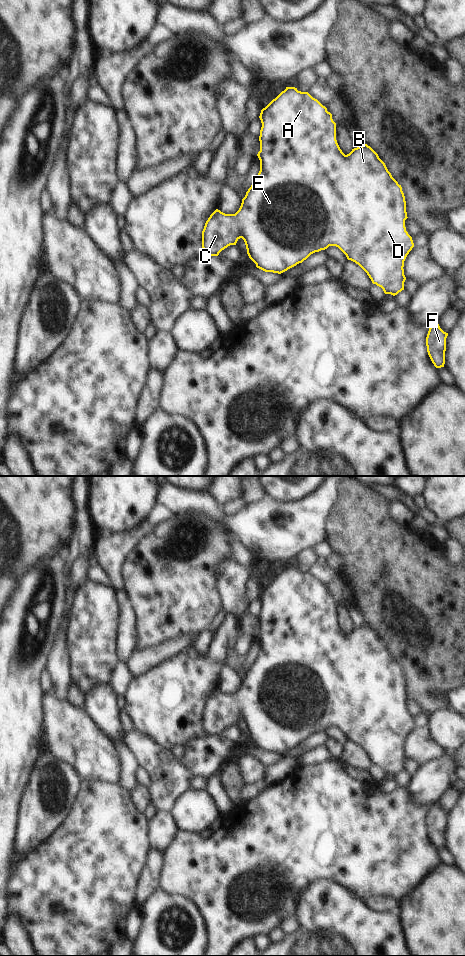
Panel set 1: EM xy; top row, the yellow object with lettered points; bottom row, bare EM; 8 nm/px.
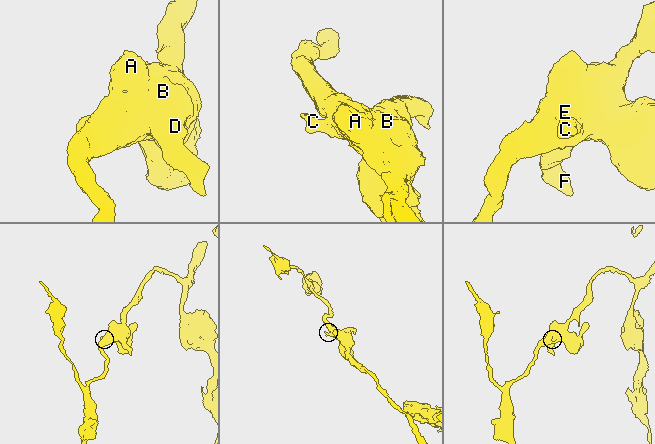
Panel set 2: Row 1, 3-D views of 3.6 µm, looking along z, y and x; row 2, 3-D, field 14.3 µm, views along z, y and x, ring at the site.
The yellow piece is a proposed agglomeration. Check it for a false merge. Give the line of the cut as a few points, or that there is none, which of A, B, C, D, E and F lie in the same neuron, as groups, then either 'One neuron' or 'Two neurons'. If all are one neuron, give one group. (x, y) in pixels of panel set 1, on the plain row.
No split. Groups: A B C D E F. One neuron

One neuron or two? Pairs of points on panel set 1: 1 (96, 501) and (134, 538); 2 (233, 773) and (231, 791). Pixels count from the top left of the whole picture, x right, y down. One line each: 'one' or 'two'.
1: two
2: one

